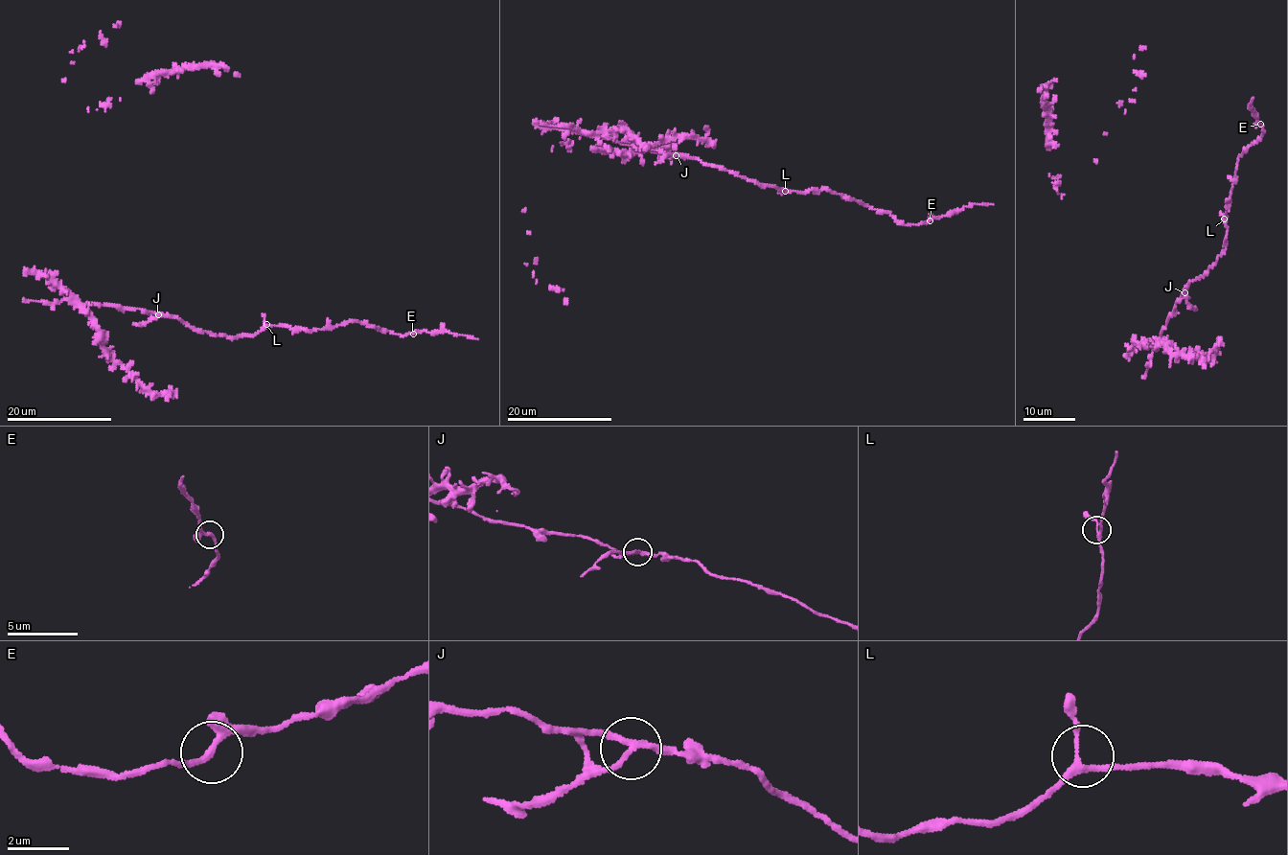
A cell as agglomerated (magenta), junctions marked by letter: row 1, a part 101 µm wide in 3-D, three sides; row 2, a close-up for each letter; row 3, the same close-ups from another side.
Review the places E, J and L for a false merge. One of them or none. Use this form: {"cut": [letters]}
{"cut": ["J"]}

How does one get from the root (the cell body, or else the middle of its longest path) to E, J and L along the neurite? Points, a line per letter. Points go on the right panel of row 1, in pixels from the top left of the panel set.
E: (1168, 320), (1189, 282), (1205, 274), (1225, 249), (1227, 201), (1240, 155), (1260, 137), (1260, 124)
J: (1168, 320), (1176, 301), (1184, 293)
L: (1168, 320), (1189, 282), (1205, 274), (1225, 249), (1228, 234), (1224, 219)

